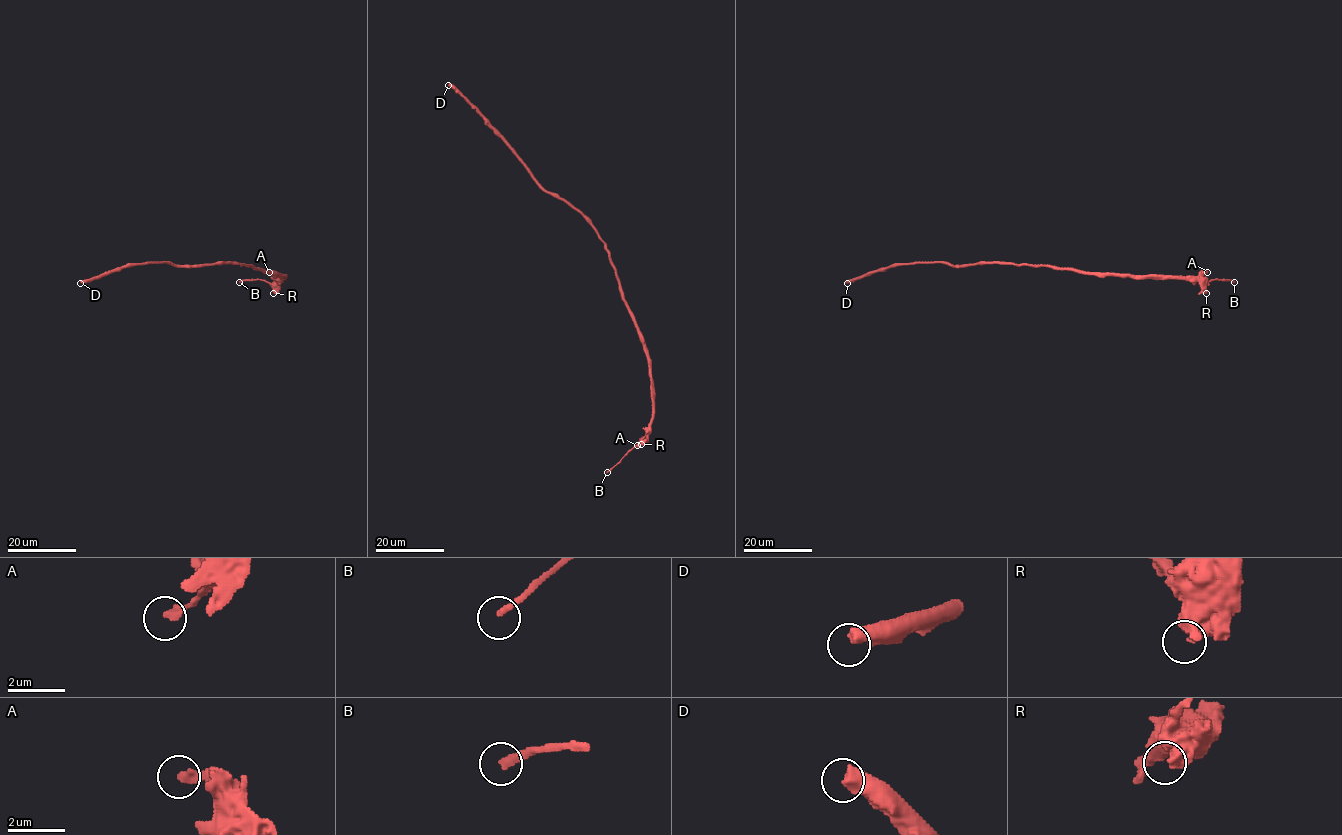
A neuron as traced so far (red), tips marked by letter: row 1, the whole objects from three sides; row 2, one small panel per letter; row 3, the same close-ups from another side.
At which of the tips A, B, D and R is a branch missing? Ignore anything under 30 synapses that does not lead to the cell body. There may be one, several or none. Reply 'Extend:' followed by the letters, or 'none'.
Extend: B

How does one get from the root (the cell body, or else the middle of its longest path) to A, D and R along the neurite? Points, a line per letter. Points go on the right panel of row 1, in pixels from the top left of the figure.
A: (1020, 265), (1157, 277), (1200, 277), (1207, 272)
D: (1020, 265), (894, 264), (847, 283)
R: (1020, 265), (1074, 268), (1093, 273), (1182, 277), (1198, 281), (1206, 293)

